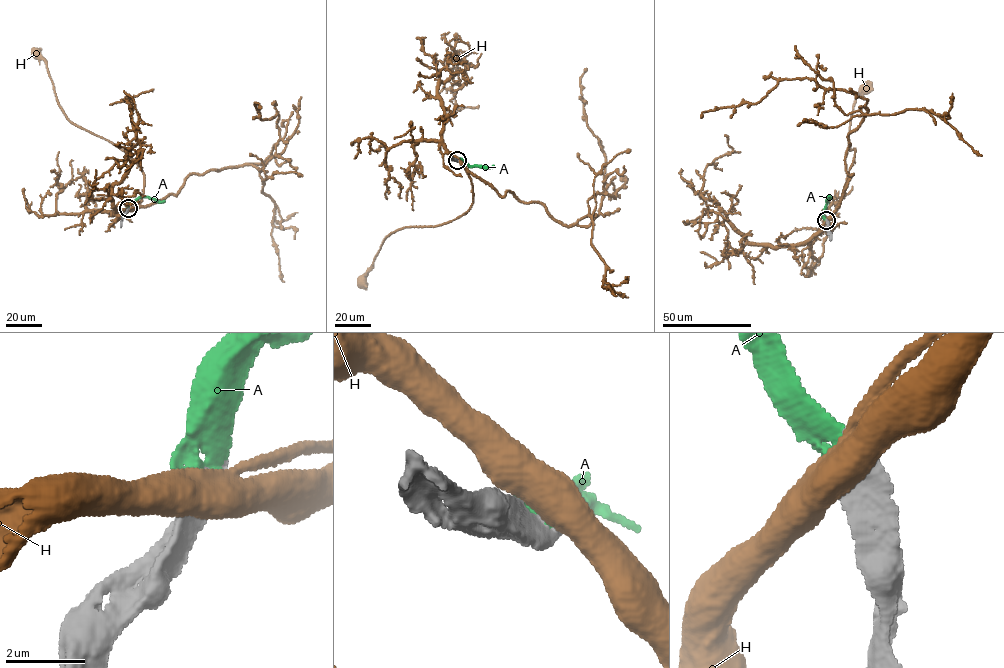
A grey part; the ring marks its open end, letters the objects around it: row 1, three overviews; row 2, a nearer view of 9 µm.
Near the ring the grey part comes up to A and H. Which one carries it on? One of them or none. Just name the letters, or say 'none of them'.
A

